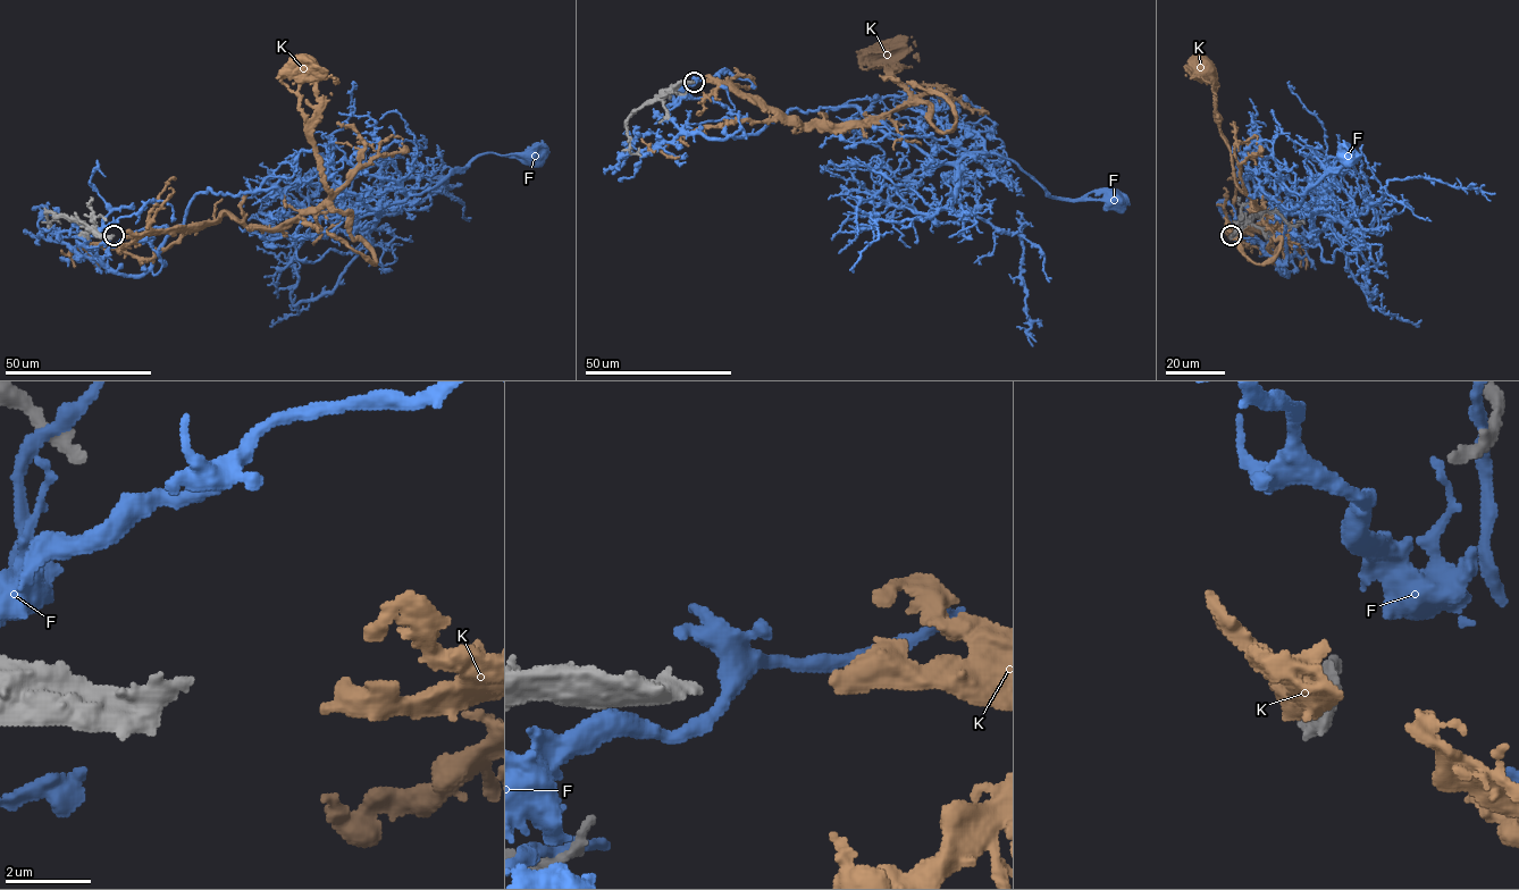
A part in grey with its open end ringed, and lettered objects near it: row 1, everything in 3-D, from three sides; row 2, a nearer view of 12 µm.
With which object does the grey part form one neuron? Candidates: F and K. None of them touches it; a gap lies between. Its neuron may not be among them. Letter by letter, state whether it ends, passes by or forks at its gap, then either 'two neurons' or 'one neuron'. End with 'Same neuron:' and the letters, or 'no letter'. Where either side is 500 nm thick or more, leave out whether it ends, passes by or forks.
F: it passes by | two neurons
K: one neuron
Same neuron: K

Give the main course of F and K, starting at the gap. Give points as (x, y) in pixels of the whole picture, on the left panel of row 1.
F: (109, 226), (87, 246), (141, 275), (209, 189), (276, 187), (310, 210), (362, 215), (483, 154), (537, 157)
K: (123, 237), (224, 215), (248, 227), (278, 228), (318, 208), (329, 191), (312, 136), (319, 101), (308, 65)

